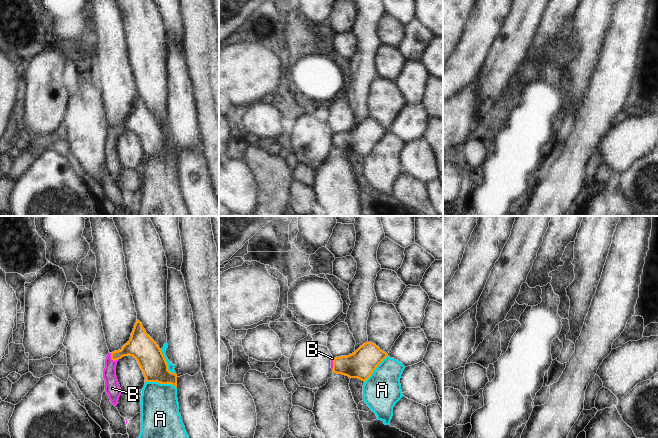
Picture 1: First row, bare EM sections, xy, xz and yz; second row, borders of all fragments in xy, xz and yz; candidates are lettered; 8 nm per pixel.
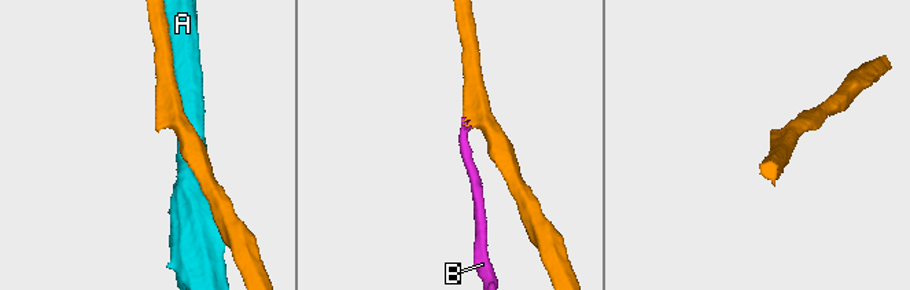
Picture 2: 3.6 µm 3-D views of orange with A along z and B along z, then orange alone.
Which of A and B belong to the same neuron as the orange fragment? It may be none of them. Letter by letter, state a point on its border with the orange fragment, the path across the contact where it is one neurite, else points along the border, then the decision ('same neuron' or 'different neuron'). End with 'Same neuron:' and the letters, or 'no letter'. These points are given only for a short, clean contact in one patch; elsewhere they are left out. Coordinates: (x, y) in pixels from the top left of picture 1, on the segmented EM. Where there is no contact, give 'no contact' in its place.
A: meets orange in xy at (161, 383); different neuron
B: meets orange in xy at (112, 359); runs through xy (140, 346), (129, 348), (112, 359), (112, 388); same neuron
Same neuron: B

